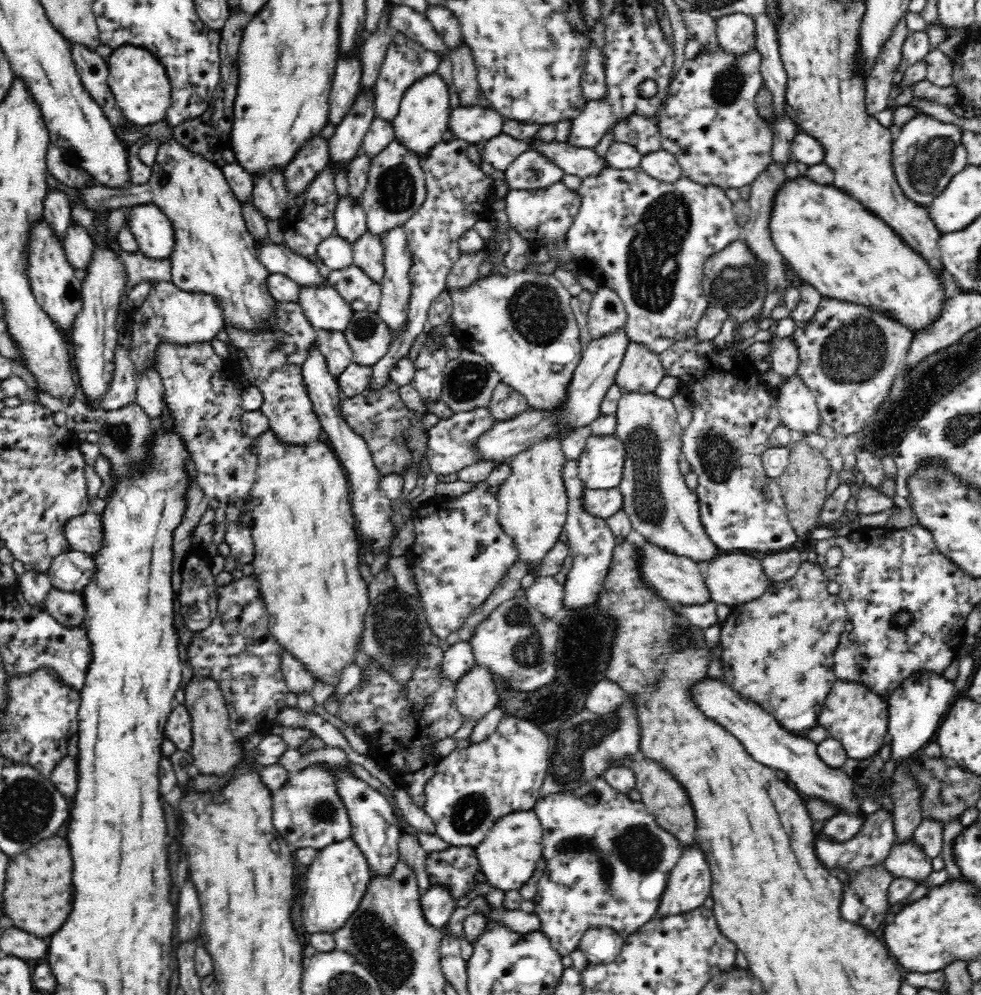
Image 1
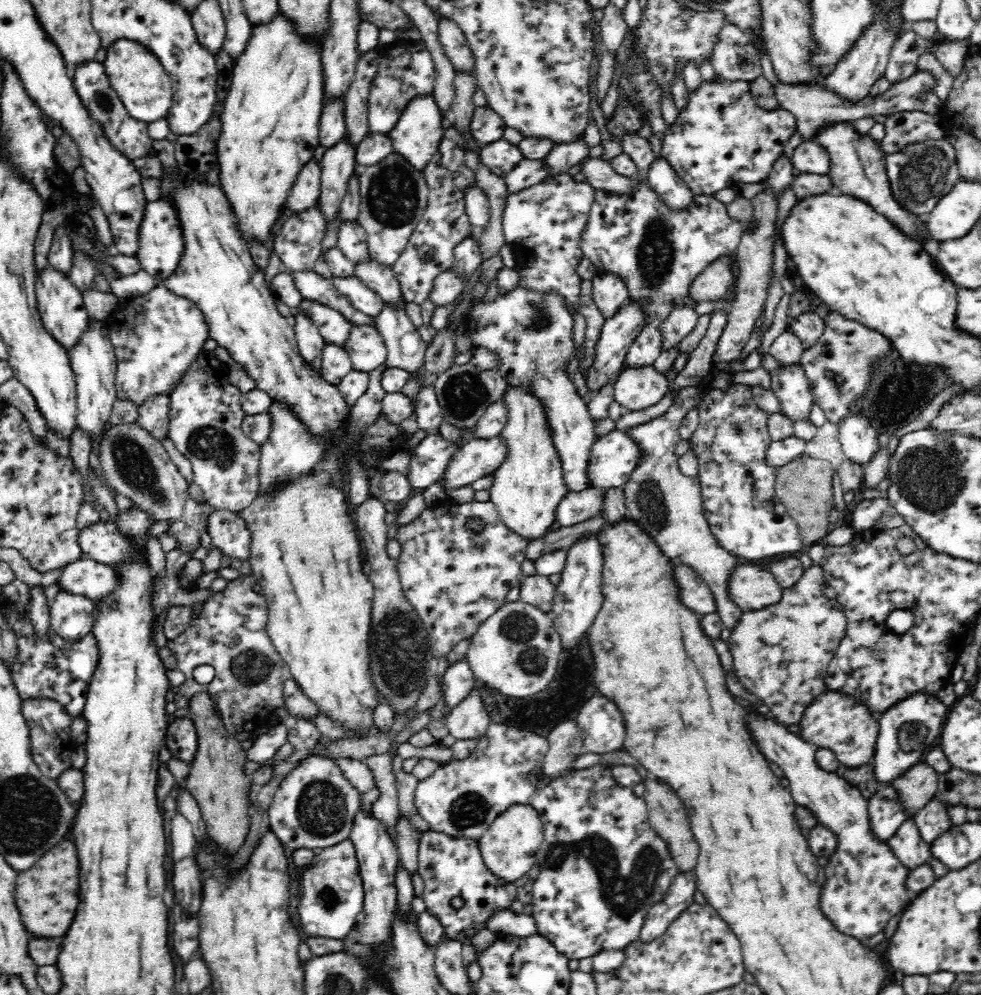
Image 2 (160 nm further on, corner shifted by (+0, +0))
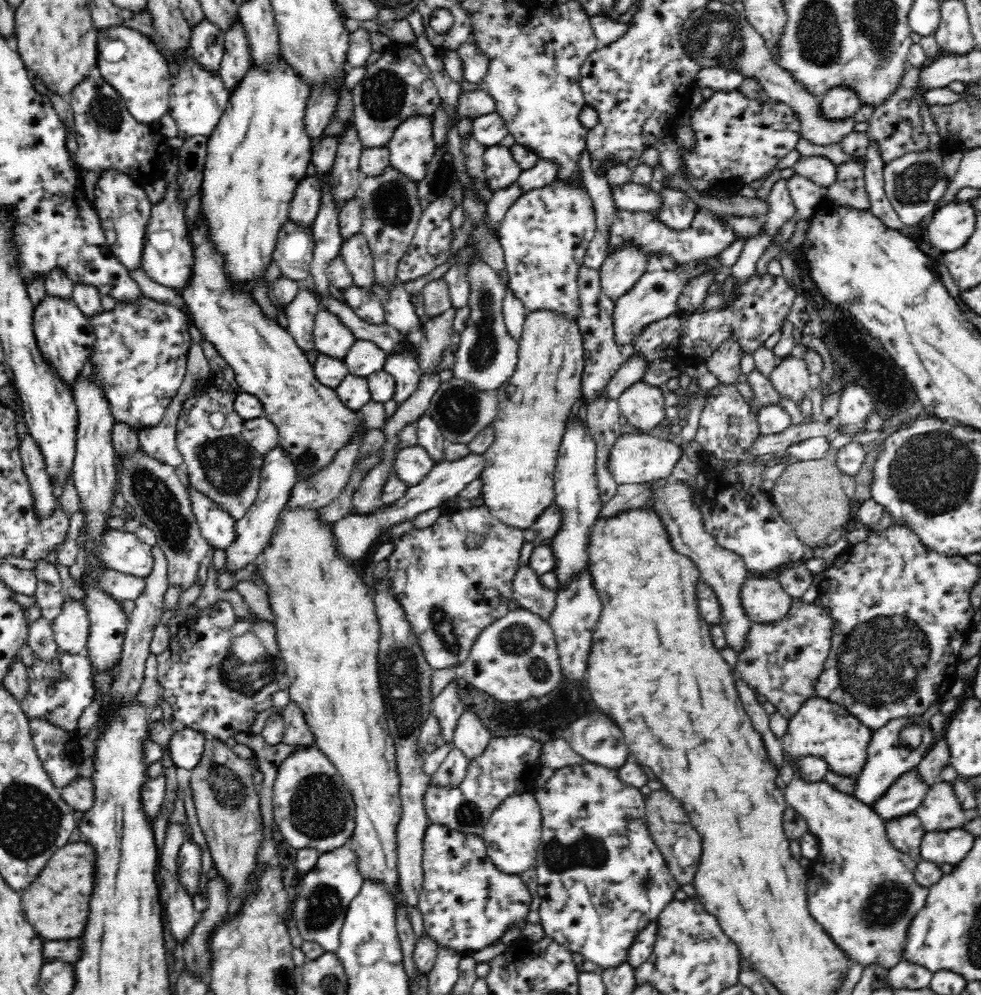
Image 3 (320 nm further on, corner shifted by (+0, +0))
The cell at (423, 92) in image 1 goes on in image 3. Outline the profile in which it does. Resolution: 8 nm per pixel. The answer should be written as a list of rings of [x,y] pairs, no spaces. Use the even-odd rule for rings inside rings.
[[[418,115],[407,118],[393,132],[386,147],[392,168],[418,186],[437,150],[430,117]]]

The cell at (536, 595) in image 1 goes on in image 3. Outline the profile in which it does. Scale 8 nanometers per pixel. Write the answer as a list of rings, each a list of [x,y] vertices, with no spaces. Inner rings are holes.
[[[521,563],[512,580],[513,598],[548,623],[555,607],[557,592],[545,588],[538,577],[528,564]]]

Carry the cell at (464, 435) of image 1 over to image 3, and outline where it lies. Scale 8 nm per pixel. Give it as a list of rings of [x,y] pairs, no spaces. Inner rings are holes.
[[[420,445],[403,448],[397,452],[394,462],[394,472],[407,487],[420,484],[420,480],[424,478],[432,470],[434,463],[428,455],[428,451]]]

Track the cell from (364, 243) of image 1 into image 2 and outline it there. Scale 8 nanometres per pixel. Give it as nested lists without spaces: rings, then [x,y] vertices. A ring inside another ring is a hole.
[[[368,258],[363,263],[355,265],[355,276],[384,301],[384,304],[394,309],[404,309],[406,300],[402,295],[402,288],[396,279],[393,269],[380,265]]]

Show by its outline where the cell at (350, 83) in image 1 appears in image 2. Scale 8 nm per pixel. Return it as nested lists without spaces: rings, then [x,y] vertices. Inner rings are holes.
[[[334,99],[325,104],[319,124],[319,145],[326,150],[334,148],[342,142],[346,129],[344,129],[344,99]]]

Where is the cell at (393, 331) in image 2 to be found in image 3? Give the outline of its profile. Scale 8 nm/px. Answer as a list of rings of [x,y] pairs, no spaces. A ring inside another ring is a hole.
[[[412,353],[388,355],[383,369],[394,377],[396,383],[390,402],[390,409],[393,409],[393,406],[401,405],[408,400],[416,390],[422,370]]]

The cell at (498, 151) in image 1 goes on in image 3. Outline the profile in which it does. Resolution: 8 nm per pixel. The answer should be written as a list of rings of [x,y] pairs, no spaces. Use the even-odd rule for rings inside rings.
[[[502,144],[489,146],[483,155],[483,162],[488,188],[493,193],[514,186],[523,172],[518,162],[513,160],[511,151]]]

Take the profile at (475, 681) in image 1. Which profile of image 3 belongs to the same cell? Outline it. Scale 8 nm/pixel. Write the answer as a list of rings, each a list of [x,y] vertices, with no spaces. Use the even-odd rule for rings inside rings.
[[[464,711],[454,731],[452,746],[460,749],[466,759],[472,762],[484,754],[483,750],[490,739],[490,731],[482,725],[482,721],[478,721],[474,713]]]

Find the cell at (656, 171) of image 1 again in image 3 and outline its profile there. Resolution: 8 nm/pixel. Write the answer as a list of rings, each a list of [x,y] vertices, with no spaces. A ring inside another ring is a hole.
[[[663,189],[661,195],[664,199],[664,208],[658,213],[660,220],[672,231],[683,231],[692,226],[695,218],[696,204],[684,195],[684,192],[674,192]]]

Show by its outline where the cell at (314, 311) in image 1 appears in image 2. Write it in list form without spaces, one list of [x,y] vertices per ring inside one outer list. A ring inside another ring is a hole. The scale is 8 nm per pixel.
[[[303,299],[298,306],[309,317],[310,320],[318,327],[322,338],[326,344],[344,347],[351,328],[353,327],[344,315],[329,306],[322,305],[316,301]]]

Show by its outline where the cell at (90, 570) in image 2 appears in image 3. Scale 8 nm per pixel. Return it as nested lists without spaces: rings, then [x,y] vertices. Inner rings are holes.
[[[110,568],[104,569],[97,576],[97,584],[117,601],[135,601],[145,589],[145,579],[124,573],[113,571]]]

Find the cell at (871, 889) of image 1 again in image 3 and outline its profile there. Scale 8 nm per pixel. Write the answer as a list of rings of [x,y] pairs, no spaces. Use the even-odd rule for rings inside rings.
[[[796,763],[794,765],[794,773],[792,775],[791,781],[788,786],[784,788],[784,796],[788,807],[792,807],[796,812],[804,818],[806,824],[808,825],[808,831],[810,834],[814,835],[818,839],[818,856],[815,859],[810,860],[810,864],[807,866],[807,872],[809,874],[808,882],[806,884],[806,894],[807,894],[807,906],[808,913],[814,917],[820,926],[824,927],[824,931],[830,935],[830,939],[834,942],[834,945],[844,951],[846,959],[850,963],[858,963],[863,968],[868,966],[874,966],[884,968],[886,972],[891,968],[894,968],[903,959],[904,942],[906,942],[906,934],[908,932],[908,927],[912,922],[912,919],[921,911],[926,902],[928,902],[929,887],[920,886],[916,879],[914,878],[914,871],[916,870],[917,861],[912,858],[912,855],[906,854],[901,850],[898,850],[887,837],[887,830],[885,827],[885,820],[871,807],[864,805],[864,803],[858,801],[856,797],[852,794],[846,794],[836,790],[834,787],[830,787],[828,783],[822,781],[809,783],[804,781],[800,775],[798,775],[798,768],[796,768]]]

